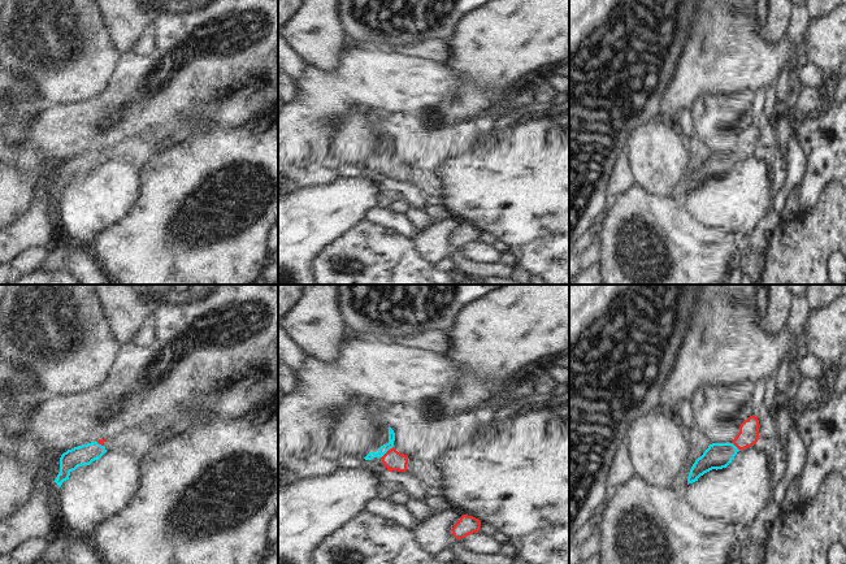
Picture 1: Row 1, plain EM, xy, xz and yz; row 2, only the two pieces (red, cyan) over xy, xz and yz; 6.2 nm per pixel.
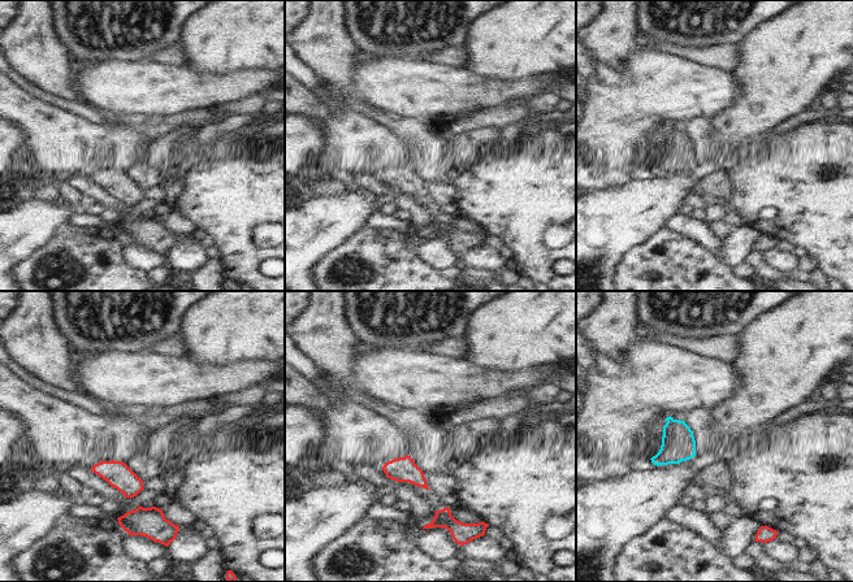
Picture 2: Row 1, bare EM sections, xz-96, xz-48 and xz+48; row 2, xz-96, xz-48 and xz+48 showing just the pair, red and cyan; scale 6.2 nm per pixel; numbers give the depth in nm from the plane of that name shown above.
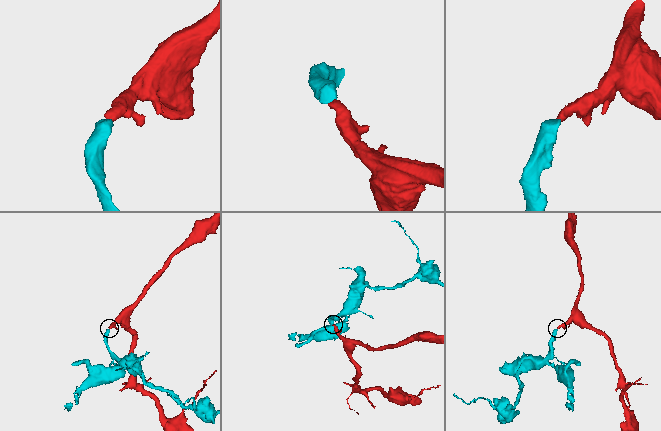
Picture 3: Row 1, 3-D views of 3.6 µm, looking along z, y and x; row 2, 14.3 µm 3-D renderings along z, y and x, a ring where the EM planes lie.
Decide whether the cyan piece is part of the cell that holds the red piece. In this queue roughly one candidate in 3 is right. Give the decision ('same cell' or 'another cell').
same cell

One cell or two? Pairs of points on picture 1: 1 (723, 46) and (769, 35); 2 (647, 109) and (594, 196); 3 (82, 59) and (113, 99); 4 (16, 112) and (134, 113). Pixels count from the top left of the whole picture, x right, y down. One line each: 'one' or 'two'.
1: two
2: one
3: two
4: two

